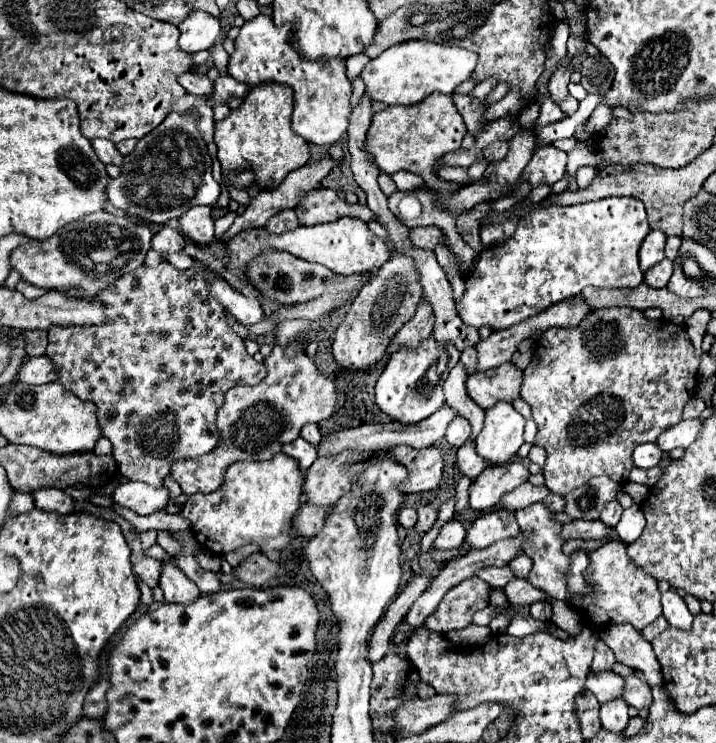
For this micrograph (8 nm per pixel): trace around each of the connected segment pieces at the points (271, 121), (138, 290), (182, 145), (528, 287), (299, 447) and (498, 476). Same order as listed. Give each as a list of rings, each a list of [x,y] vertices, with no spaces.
[[[261,84],[253,86],[245,96],[243,104],[237,110],[215,124],[215,142],[217,142],[217,160],[221,162],[223,176],[233,176],[233,172],[251,172],[255,176],[255,184],[259,188],[277,188],[291,170],[305,166],[311,158],[309,144],[297,136],[291,128],[291,112],[293,112],[293,90],[283,84]]]
[[[195,260],[195,266],[187,268],[187,270],[177,270],[169,262],[159,262],[157,266],[141,266],[141,268],[137,268],[137,272],[131,272],[129,276],[121,276],[121,280],[115,280],[113,284],[109,284],[109,288],[97,292],[93,298],[87,298],[87,300],[99,300],[101,304],[107,306],[107,318],[111,318],[109,322],[103,322],[97,326],[53,326],[47,330],[49,332],[47,356],[55,366],[55,372],[59,376],[57,380],[67,390],[71,390],[75,396],[79,396],[81,400],[91,400],[97,404],[101,432],[113,444],[113,458],[117,462],[119,474],[125,476],[127,480],[139,480],[139,482],[145,482],[151,486],[161,486],[163,478],[167,474],[171,474],[173,462],[209,454],[219,442],[219,430],[215,424],[215,416],[217,416],[217,410],[223,406],[225,392],[237,384],[251,384],[251,386],[259,384],[267,376],[265,364],[257,362],[253,356],[249,356],[245,352],[243,338],[233,330],[233,324],[237,320],[223,308],[223,304],[213,300],[213,296],[209,292],[209,276],[211,274],[217,274],[217,272],[201,260]]]
[[[171,112],[153,132],[139,138],[135,150],[123,156],[121,176],[107,184],[109,202],[147,224],[165,224],[199,204],[215,206],[219,194],[221,184],[211,174],[211,156],[191,112]]]
[[[603,198],[603,200],[595,200],[595,202],[585,202],[585,204],[577,204],[577,206],[543,206],[543,208],[537,208],[533,210],[529,216],[521,218],[519,220],[519,226],[517,226],[517,232],[513,234],[511,240],[507,240],[505,244],[501,246],[491,246],[491,248],[485,248],[479,258],[477,258],[477,264],[471,272],[471,276],[467,278],[465,282],[465,294],[463,294],[463,300],[457,304],[457,312],[459,316],[465,320],[465,324],[469,326],[475,326],[475,328],[481,328],[481,326],[487,326],[491,330],[501,330],[501,328],[509,328],[513,324],[519,324],[543,310],[547,310],[551,304],[557,304],[569,296],[577,296],[583,288],[587,286],[595,286],[595,288],[635,288],[643,282],[643,272],[639,270],[639,246],[641,242],[645,240],[645,236],[651,232],[649,224],[647,224],[647,216],[645,216],[645,208],[643,204],[637,200],[637,198]]]
[[[297,438],[297,440],[291,442],[291,444],[285,444],[285,446],[281,448],[281,452],[287,454],[287,456],[291,456],[291,458],[295,458],[295,460],[299,462],[299,470],[301,470],[303,474],[305,474],[307,468],[317,460],[317,450],[315,450],[315,446],[311,446],[309,442],[305,442],[305,440],[301,440],[301,438]]]
[[[519,462],[501,464],[497,468],[485,468],[469,486],[469,508],[477,512],[491,510],[505,492],[511,492],[527,478],[529,470]]]

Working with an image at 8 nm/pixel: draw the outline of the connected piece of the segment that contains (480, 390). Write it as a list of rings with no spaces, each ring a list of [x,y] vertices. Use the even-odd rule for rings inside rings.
[[[505,362],[499,368],[481,370],[467,380],[469,396],[483,408],[493,408],[497,402],[513,402],[519,398],[523,372],[513,364]]]

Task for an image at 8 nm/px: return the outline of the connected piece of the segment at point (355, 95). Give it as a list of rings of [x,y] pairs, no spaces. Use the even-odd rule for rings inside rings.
[[[359,77],[352,83],[352,96],[350,98],[352,108],[358,106],[364,93],[365,93],[365,84],[362,78]]]

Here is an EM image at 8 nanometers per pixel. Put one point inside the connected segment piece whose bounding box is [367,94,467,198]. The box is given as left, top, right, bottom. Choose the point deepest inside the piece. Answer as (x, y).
(414, 138)

